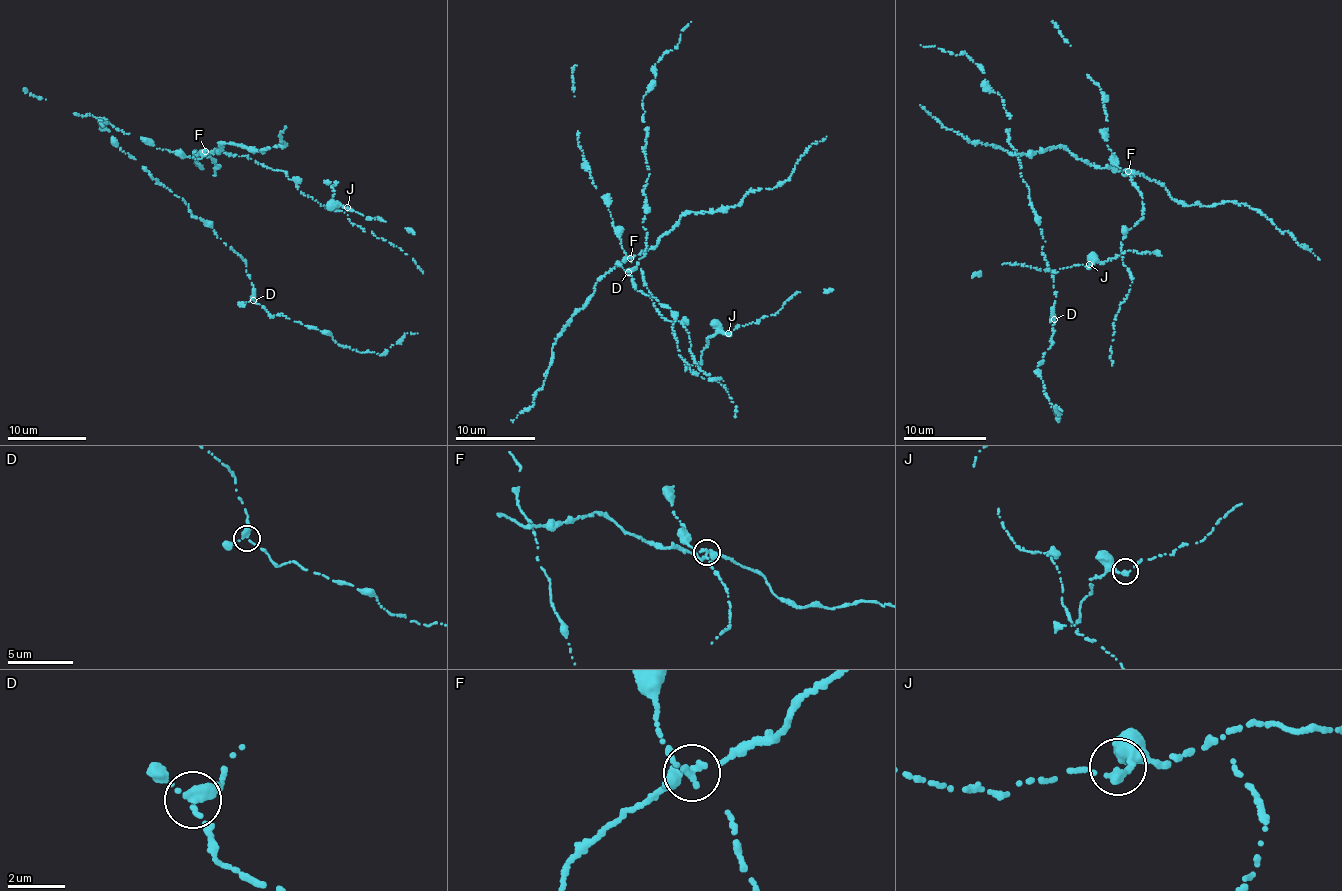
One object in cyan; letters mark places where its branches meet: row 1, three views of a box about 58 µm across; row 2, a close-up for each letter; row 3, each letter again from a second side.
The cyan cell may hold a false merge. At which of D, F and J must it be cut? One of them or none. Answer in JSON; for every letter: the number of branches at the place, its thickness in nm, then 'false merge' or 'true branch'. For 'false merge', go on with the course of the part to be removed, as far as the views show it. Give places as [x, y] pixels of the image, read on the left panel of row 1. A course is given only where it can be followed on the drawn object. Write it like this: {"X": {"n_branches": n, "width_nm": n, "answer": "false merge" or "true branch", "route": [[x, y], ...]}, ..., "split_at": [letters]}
{"D": {"n_branches": 3, "width_nm": 260, "answer": "true branch"}, "F": {"n_branches": 3, "width_nm": 280, "answer": "false merge", "route": [[205, 152], [219, 154], [220, 144], [225, 143], [260, 152], [282, 147], [285, 143], [279, 136], [285, 126]]}, "J": {"n_branches": 2, "width_nm": 260, "answer": "true branch"}, "split_at": ["F"]}

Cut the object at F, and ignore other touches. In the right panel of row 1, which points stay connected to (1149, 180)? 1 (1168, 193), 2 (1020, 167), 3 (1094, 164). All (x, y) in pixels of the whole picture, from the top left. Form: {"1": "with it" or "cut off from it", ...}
{"1": "with it", "2": "cut off from it", "3": "with it"}

